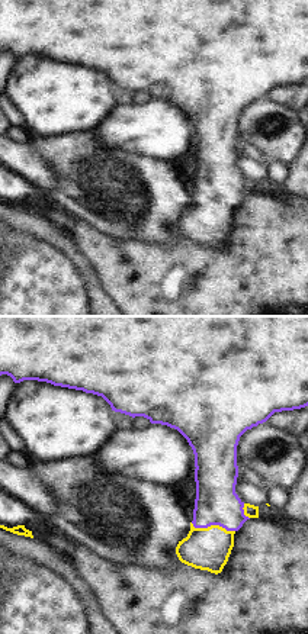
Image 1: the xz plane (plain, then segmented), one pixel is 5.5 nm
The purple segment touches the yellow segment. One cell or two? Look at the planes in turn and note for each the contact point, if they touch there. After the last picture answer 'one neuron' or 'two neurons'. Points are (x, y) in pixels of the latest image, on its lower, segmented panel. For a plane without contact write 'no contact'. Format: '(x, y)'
(212, 524)

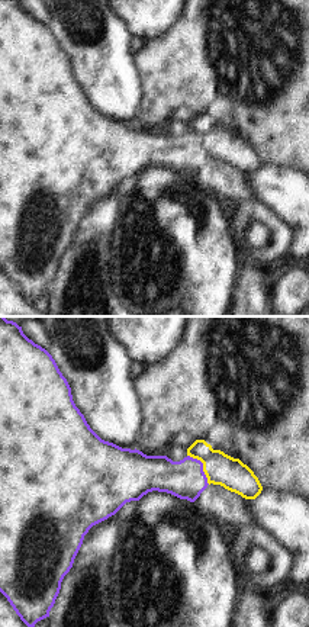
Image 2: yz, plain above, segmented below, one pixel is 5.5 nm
(202, 466)

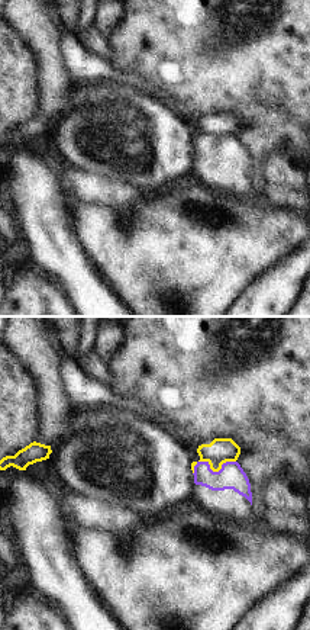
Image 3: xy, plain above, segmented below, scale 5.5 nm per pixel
(209, 468)

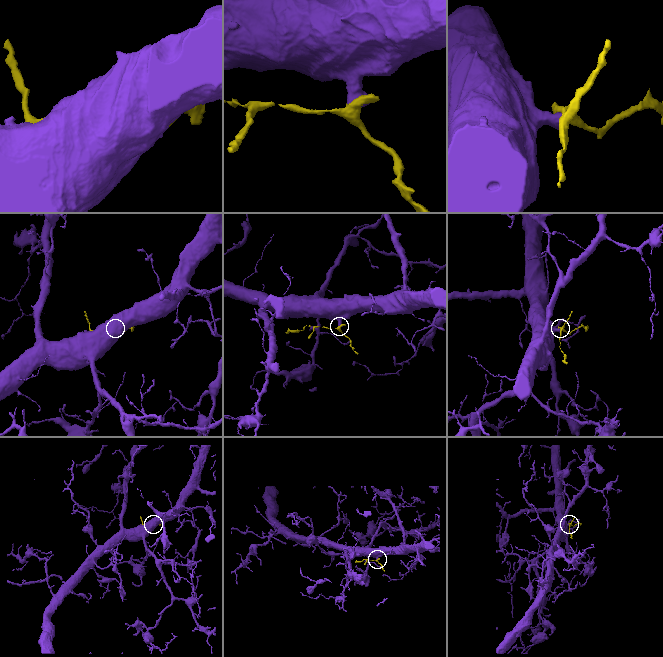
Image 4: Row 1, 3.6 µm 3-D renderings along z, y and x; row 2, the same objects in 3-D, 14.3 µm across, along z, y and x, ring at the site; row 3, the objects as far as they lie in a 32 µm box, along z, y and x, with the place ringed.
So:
two neurons

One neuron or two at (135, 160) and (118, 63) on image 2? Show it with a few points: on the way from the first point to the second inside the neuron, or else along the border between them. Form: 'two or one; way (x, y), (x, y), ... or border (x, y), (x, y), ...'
two; border (96, 109), (122, 122), (135, 124)

